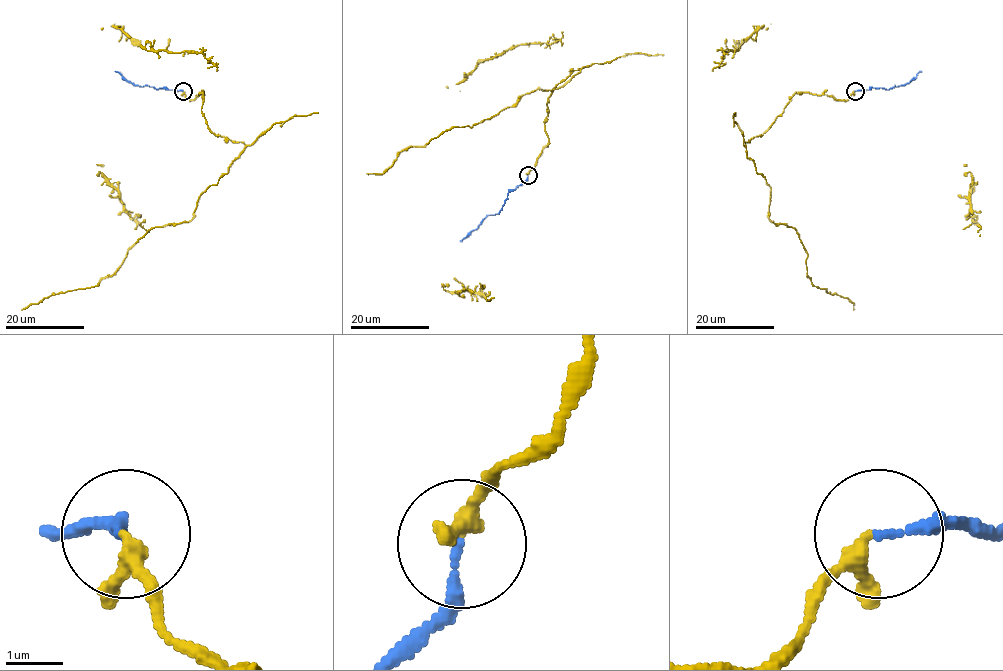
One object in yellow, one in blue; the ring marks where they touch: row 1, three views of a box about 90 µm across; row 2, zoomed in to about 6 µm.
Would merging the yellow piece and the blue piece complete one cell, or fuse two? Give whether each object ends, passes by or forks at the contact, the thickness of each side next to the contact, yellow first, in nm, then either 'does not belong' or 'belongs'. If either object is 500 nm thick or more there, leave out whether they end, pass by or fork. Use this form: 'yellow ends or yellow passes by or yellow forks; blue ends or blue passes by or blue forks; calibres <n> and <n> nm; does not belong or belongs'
yellow passes by; blue ends; calibres 220 and 150 nm; belongs

